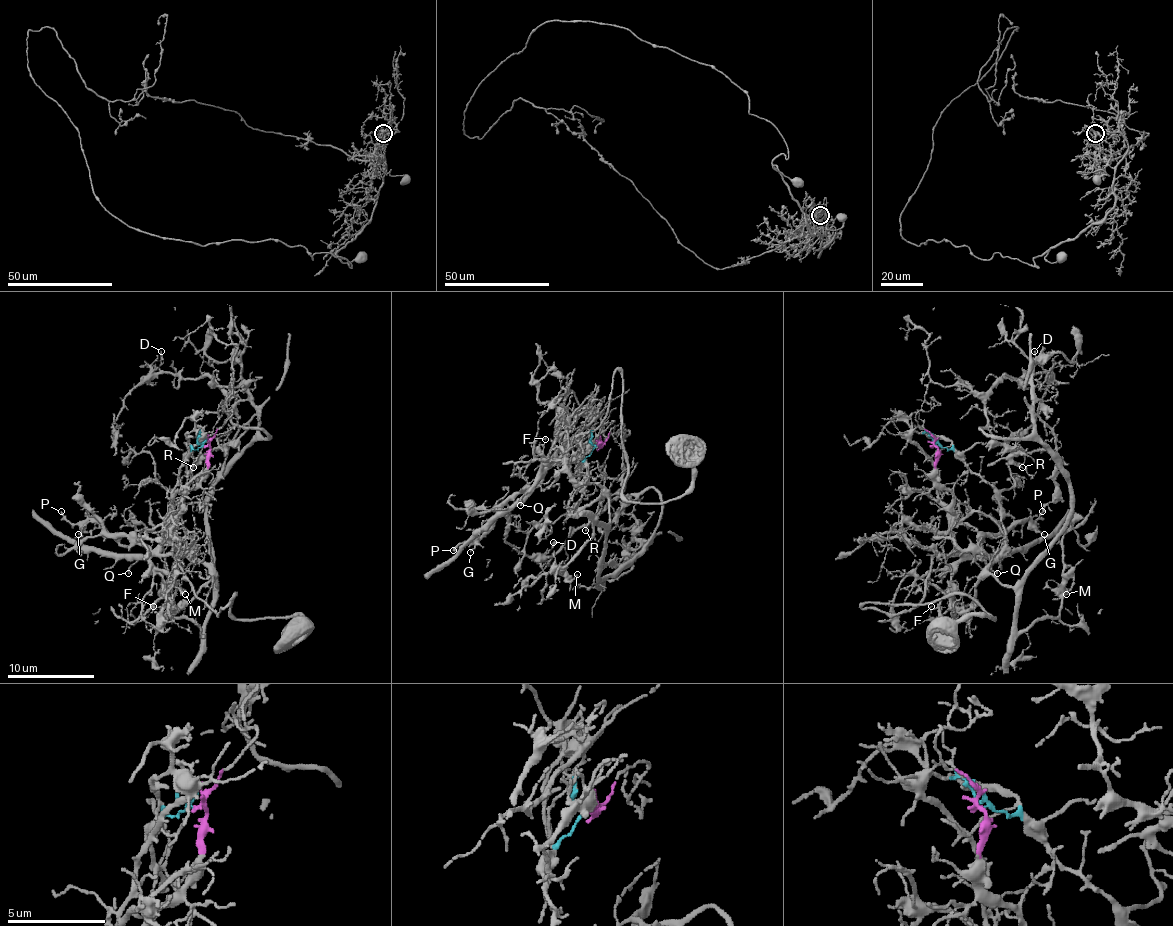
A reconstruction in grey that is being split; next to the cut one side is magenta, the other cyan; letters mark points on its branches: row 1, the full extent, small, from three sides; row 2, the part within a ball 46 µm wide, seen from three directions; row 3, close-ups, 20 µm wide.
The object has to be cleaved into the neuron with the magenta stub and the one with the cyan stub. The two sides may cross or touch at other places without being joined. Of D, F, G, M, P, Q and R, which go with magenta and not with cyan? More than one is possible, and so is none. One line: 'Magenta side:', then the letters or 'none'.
Magenta side: F, G, P, Q

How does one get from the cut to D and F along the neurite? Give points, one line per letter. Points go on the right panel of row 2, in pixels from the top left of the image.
D: (936, 446), (988, 483), (1014, 585), (1070, 513), (1033, 439), (979, 428), (1033, 350)
F: (936, 446), (936, 478), (953, 496), (951, 539), (959, 559), (946, 591), (944, 611), (931, 617), (931, 606)

